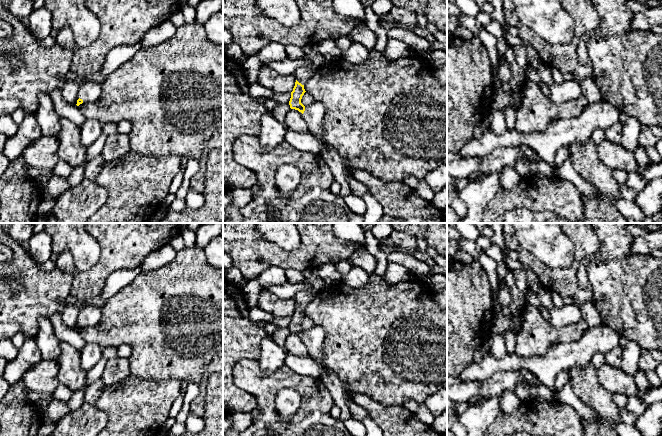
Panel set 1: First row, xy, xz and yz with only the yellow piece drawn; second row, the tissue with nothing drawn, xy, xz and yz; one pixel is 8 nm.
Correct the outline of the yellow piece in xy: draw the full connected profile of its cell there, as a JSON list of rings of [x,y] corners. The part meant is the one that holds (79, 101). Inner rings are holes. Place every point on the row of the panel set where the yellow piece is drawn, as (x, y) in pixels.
[[[86,81],[79,90],[79,99],[77,100],[77,106],[83,102],[96,101],[102,92],[101,85],[94,81]]]

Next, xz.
[[[296,80],[293,91],[291,92],[289,105],[291,109],[298,110],[302,113],[308,131],[319,136],[323,133],[322,121],[325,116],[325,106],[319,101],[314,101],[313,103],[304,106],[301,103],[301,99],[305,92],[304,85]]]

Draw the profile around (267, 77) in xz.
[[[262,65],[258,72],[258,83],[275,93],[291,93],[295,82],[294,74],[281,75],[266,65]]]

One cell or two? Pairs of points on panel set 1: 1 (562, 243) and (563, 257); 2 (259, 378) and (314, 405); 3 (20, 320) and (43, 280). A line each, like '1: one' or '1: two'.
1: one
2: one
3: one

